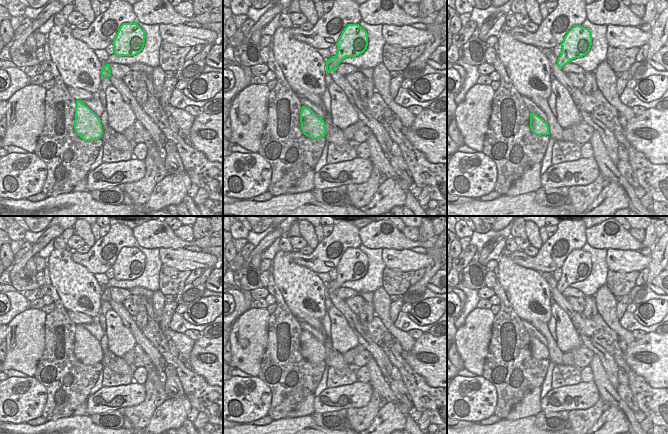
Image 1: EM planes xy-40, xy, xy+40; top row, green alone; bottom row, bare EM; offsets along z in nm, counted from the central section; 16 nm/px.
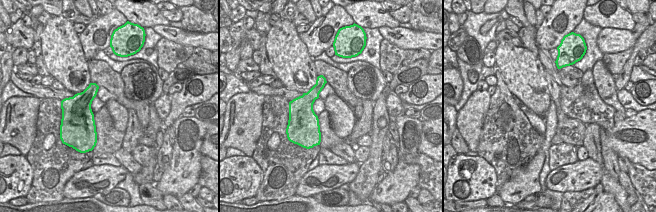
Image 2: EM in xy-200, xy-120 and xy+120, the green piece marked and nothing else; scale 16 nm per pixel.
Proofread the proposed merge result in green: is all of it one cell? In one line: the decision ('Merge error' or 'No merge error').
No merge error.

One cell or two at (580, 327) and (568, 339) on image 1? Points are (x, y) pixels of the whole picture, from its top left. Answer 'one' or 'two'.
two

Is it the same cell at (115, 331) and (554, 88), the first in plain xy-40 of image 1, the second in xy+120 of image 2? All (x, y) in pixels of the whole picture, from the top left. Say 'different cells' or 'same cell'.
same cell

